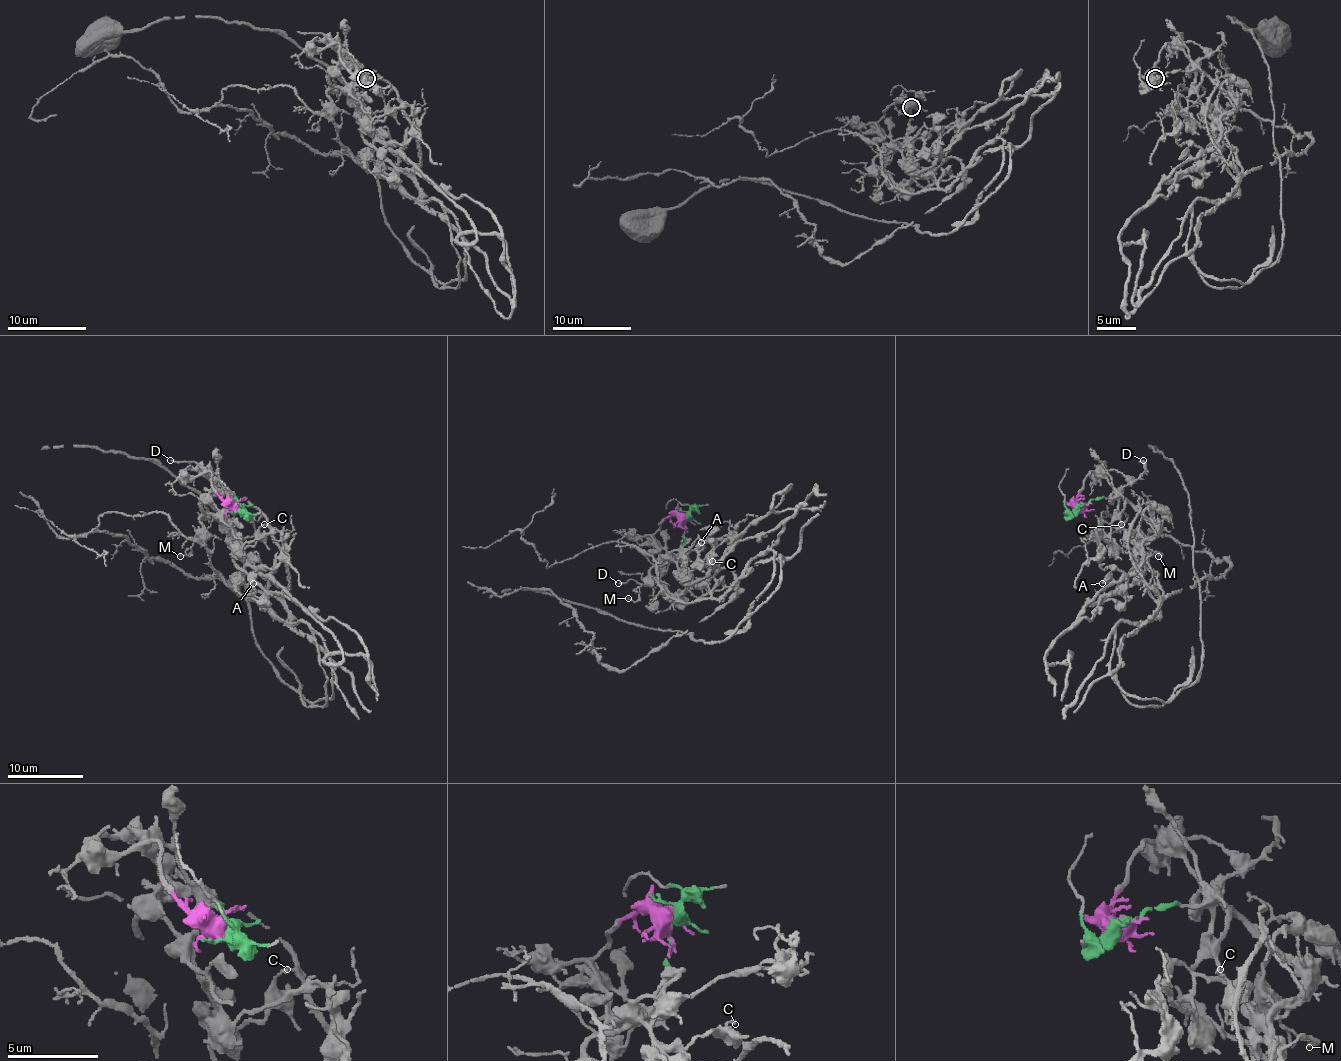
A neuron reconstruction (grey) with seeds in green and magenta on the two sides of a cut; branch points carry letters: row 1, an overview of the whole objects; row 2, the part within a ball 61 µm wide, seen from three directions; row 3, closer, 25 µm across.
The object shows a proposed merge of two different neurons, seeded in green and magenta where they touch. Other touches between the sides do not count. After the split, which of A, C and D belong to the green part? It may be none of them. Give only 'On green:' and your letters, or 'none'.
On green: A, C, D

